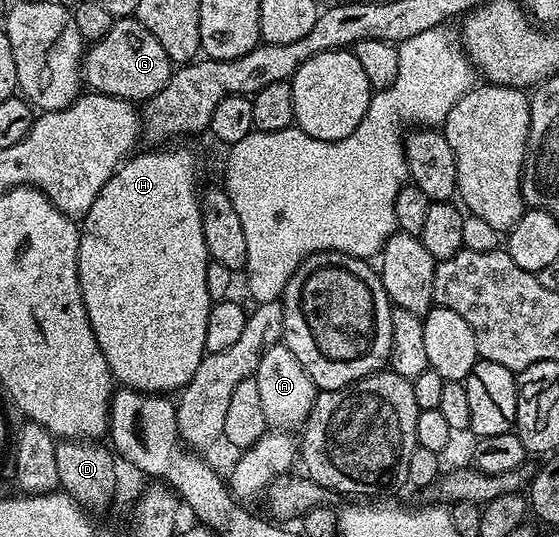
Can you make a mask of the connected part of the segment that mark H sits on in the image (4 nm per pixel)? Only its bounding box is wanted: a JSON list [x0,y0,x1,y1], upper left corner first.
[77,145,211,392]

